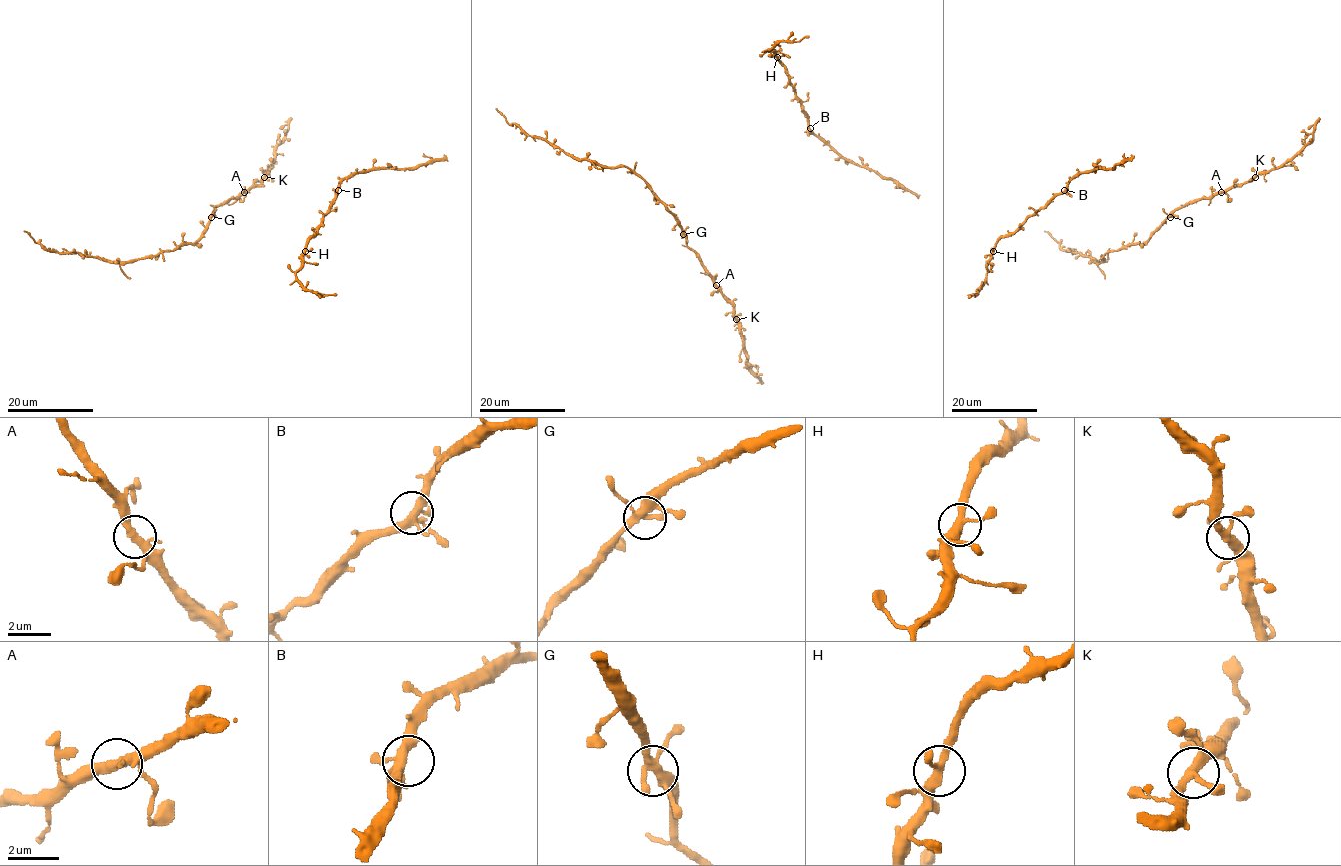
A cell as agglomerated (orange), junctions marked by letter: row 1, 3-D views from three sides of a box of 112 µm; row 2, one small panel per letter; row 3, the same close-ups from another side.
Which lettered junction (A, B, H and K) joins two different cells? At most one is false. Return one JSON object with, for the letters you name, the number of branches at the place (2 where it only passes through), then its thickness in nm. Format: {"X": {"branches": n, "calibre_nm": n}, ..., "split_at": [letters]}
{"split_at": []}

